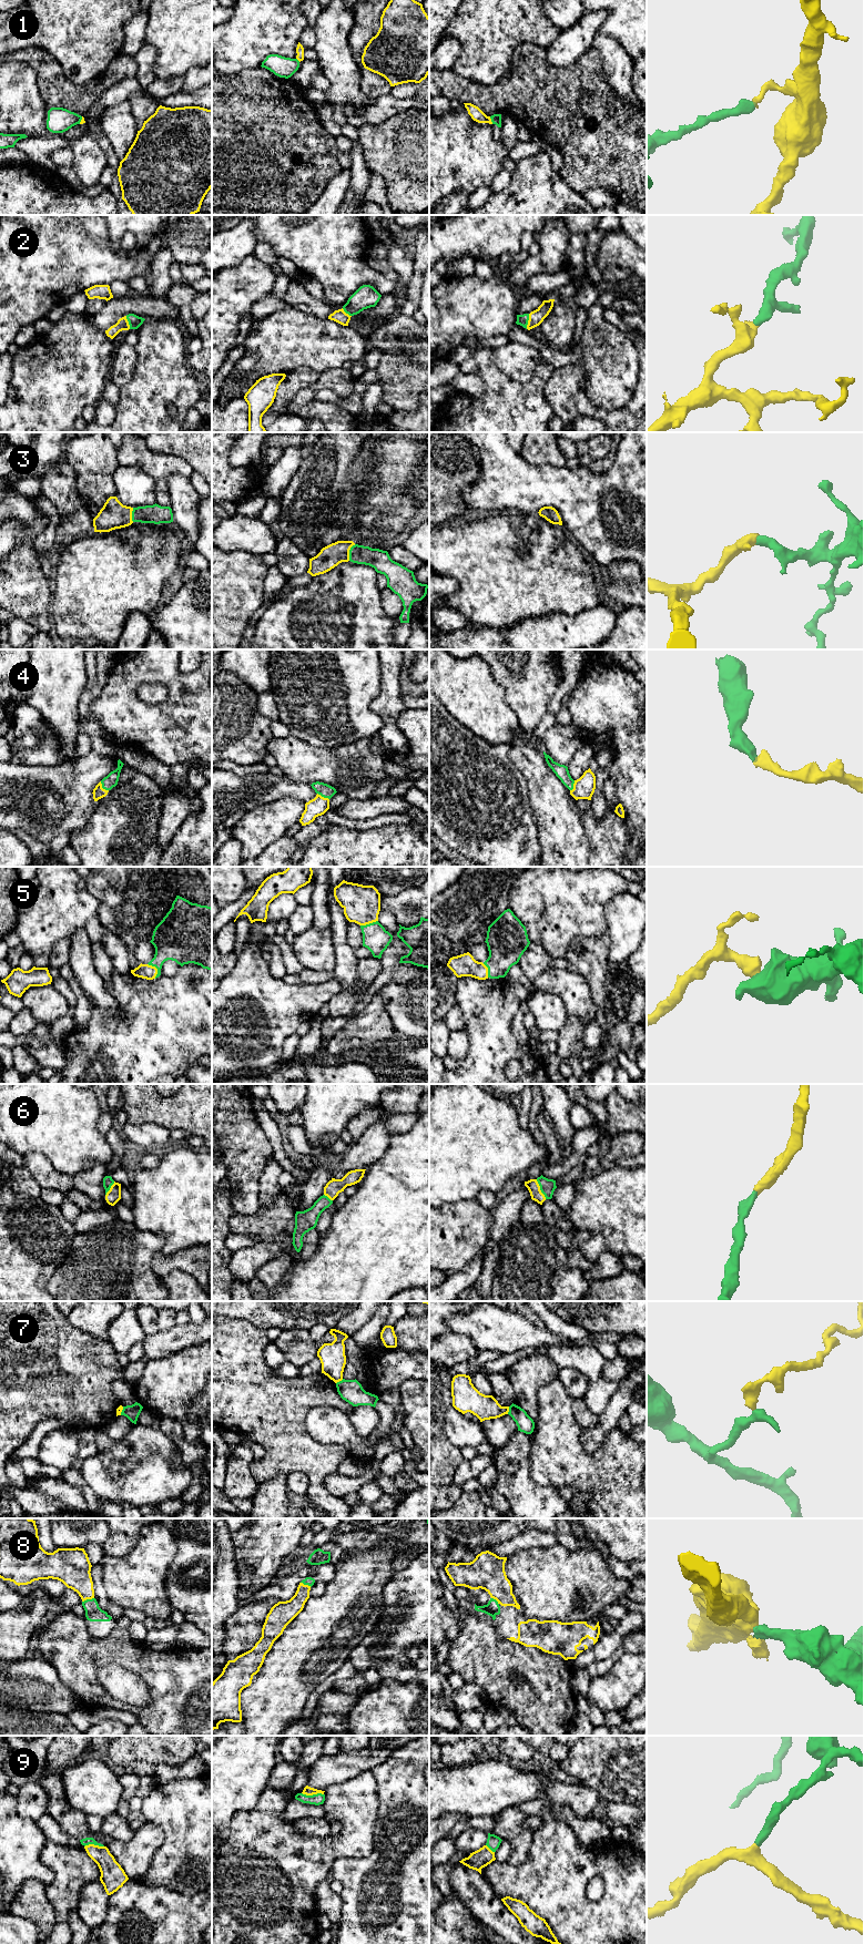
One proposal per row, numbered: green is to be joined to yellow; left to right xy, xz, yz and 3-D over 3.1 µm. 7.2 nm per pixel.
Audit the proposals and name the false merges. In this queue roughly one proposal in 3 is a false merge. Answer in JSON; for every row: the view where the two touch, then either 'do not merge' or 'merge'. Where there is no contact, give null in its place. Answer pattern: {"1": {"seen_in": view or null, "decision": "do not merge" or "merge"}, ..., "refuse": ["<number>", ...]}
{"1": {"seen_in": "yz", "decision": "do not merge"}, "2": {"seen_in": "yz", "decision": "merge"}, "3": {"seen_in": "xz", "decision": "merge"}, "4": {"seen_in": "xy", "decision": "merge"}, "5": {"seen_in": "xy", "decision": "merge"}, "6": {"seen_in": "yz", "decision": "merge"}, "7": {"seen_in": "yz", "decision": "do not merge"}, "8": {"seen_in": "xy", "decision": "merge"}, "9": {"seen_in": "xz", "decision": "merge"}, "refuse": ["1", "7"]}

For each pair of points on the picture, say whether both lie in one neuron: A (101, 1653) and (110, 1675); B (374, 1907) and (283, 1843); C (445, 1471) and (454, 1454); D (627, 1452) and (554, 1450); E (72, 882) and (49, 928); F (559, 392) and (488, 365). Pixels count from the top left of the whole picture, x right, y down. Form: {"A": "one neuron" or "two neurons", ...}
{"A": "two neurons", "B": "two neurons", "C": "one neuron", "D": "one neuron", "E": "one neuron", "F": "two neurons"}

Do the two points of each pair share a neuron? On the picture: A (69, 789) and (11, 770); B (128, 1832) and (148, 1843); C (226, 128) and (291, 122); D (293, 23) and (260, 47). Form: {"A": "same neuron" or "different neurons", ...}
{"A": "same neuron", "B": "different neurons", "C": "same neuron", "D": "same neuron"}

